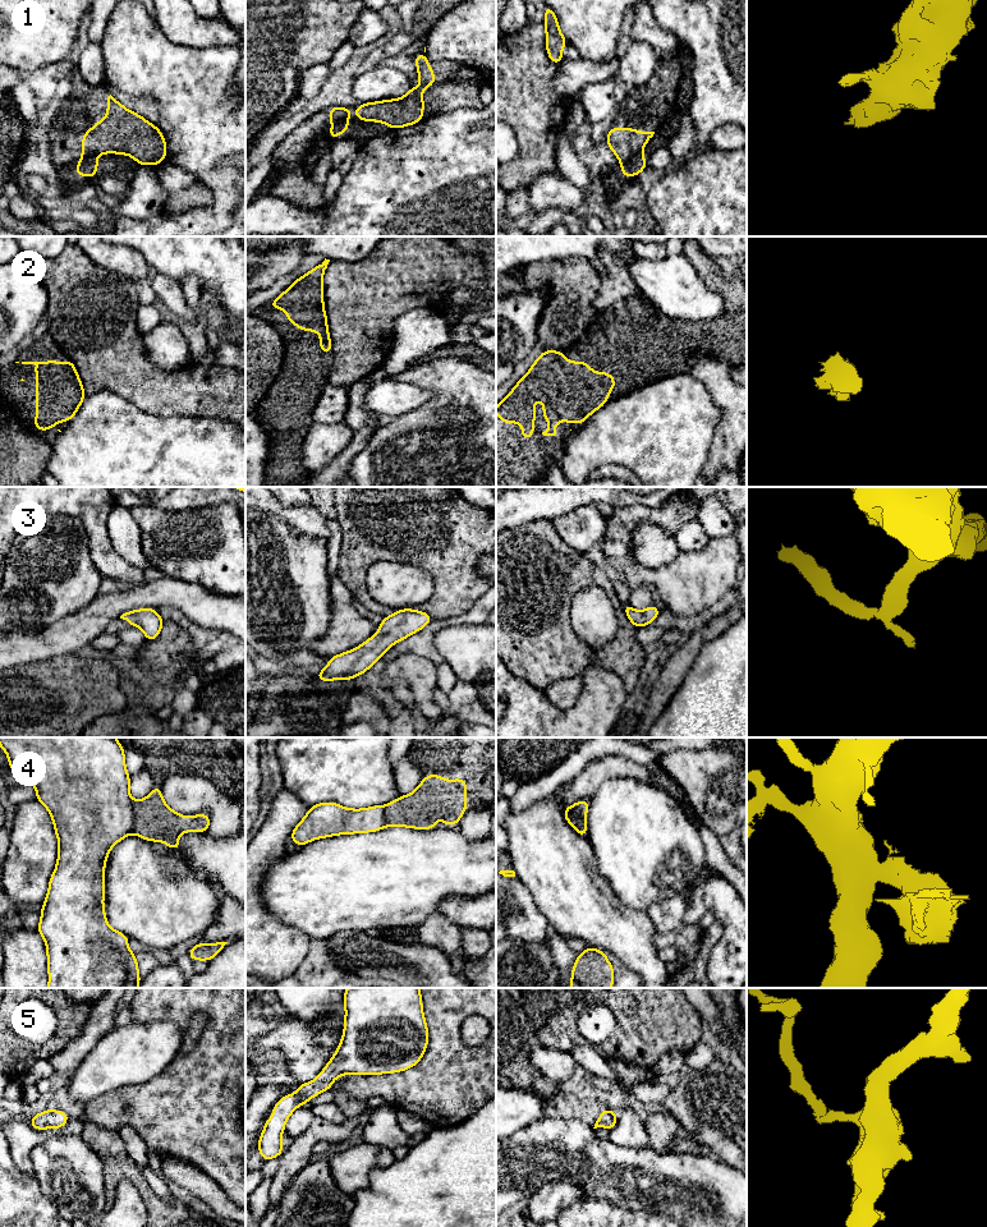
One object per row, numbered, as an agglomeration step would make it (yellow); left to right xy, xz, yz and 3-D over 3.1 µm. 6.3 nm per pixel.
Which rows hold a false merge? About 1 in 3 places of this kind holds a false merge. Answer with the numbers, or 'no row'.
1, 4

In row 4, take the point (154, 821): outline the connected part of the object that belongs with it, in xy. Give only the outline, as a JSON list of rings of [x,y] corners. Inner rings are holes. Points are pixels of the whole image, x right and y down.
[[[155,786],[147,798],[133,801],[133,814],[133,833],[151,842],[162,841],[174,850],[182,849],[178,841],[179,835],[210,830],[207,813],[187,818],[167,806],[162,799],[161,786]]]

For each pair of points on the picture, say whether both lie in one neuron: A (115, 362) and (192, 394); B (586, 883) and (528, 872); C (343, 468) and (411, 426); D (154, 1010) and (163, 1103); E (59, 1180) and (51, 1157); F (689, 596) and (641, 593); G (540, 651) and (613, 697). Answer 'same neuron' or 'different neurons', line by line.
A: same neuron
B: same neuron
C: different neurons
D: same neuron
E: same neuron
F: different neurons
G: different neurons

